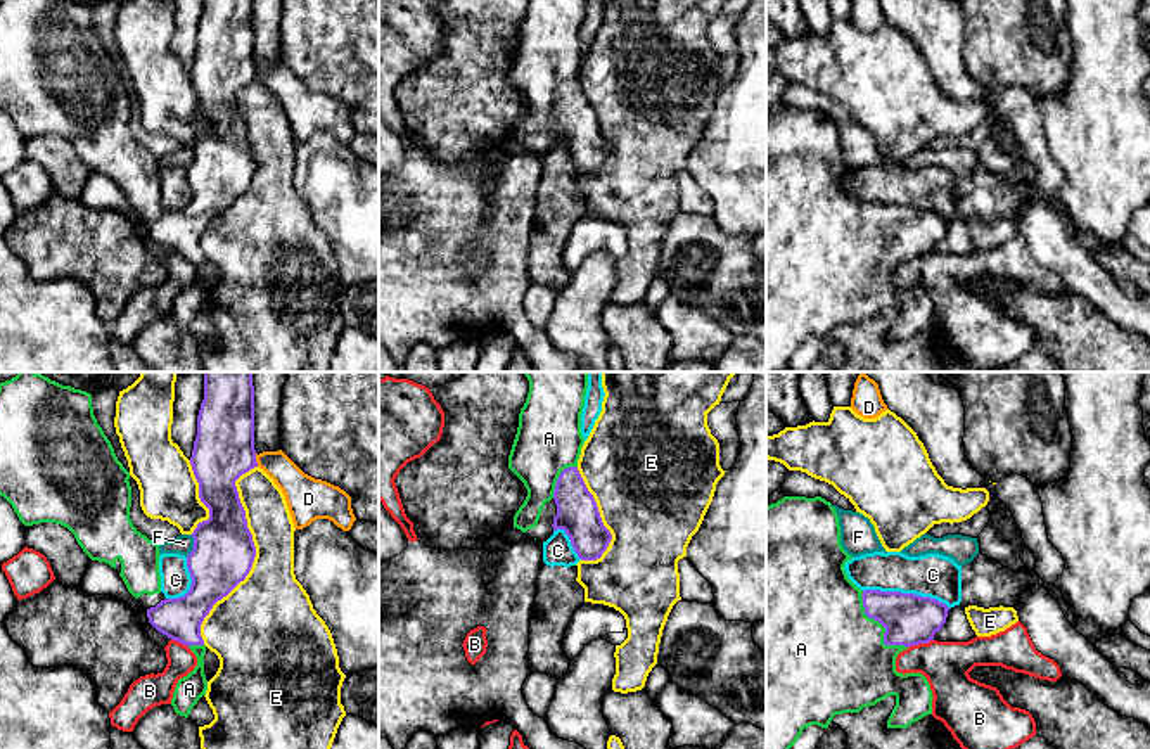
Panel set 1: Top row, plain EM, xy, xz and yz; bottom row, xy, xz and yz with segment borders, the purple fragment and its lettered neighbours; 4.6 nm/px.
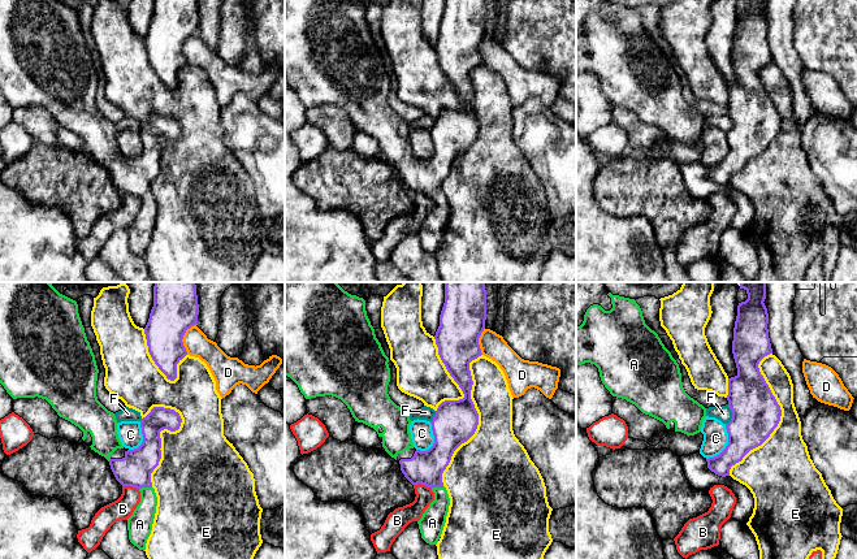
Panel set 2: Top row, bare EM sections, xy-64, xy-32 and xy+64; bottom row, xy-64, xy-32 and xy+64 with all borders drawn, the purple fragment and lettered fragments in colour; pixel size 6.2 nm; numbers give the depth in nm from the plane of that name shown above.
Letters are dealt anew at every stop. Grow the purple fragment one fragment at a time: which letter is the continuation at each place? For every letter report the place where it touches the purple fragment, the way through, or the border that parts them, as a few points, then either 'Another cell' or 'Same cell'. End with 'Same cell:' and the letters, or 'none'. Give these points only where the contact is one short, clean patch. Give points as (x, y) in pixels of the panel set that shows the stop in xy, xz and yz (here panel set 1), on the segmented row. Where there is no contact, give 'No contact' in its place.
A: Touches purple at yz (882, 625). Same cell
B: Touches purple at yz (920, 642). Boundary: yz (932, 639), (908, 647). Another cell
C: Touches purple at yz (907, 594). Another cell
D: Touches purple at xy (255, 460). Another cell
E: Touches purple at xy (255, 554). Another cell
F: Touches purple at xy (194, 545). Boundary: xy (192, 535), (192, 549), (185, 556). Another cell
Same cell: A

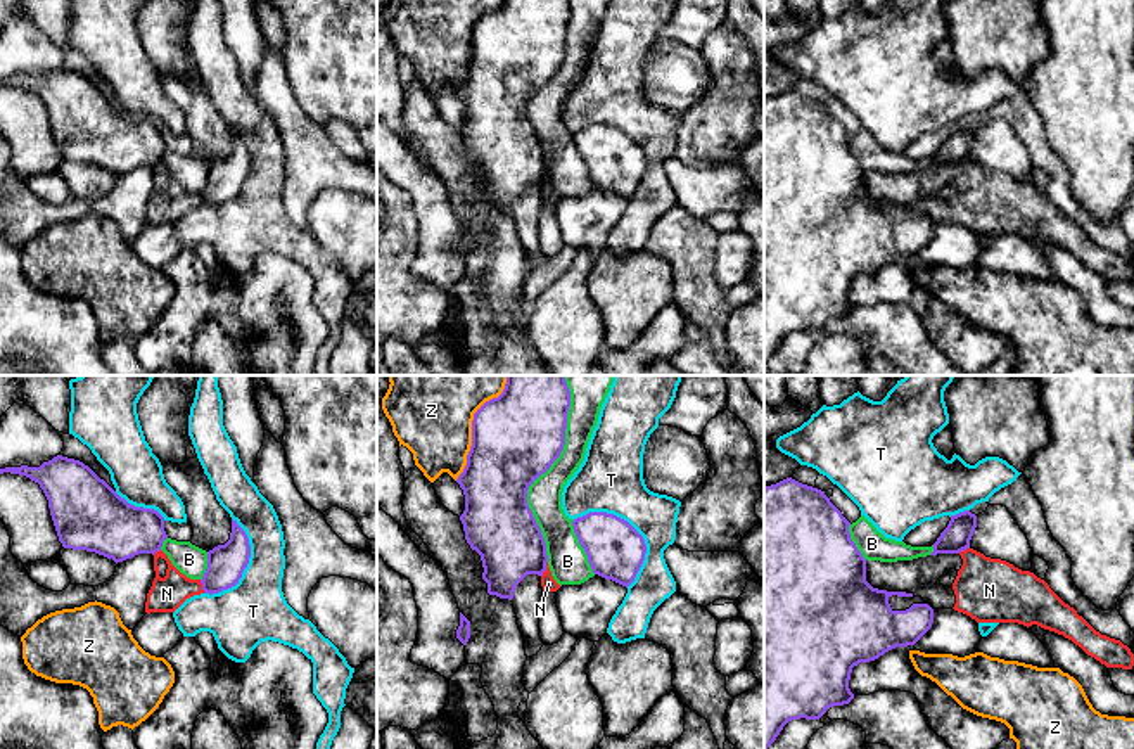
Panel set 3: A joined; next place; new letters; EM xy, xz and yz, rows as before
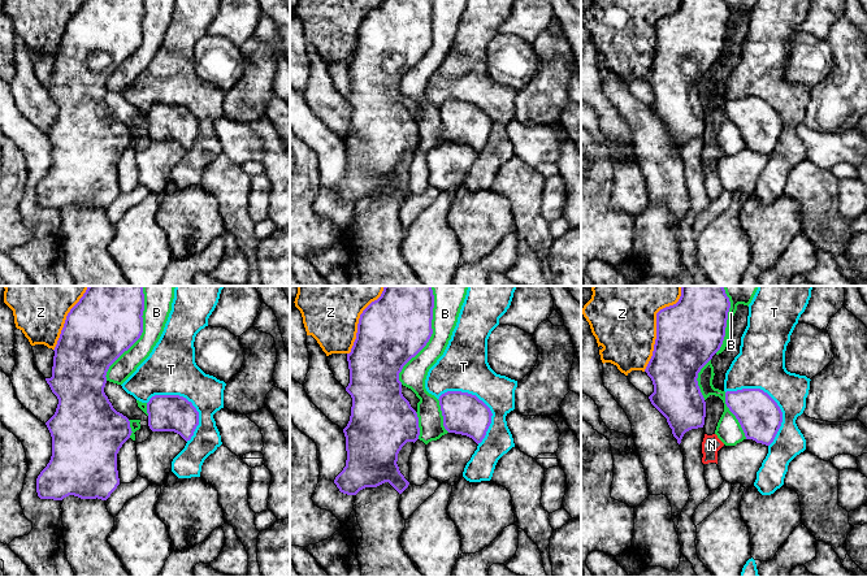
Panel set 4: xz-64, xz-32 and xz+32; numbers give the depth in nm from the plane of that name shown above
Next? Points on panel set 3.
B: Touches purple at xz (547, 469). Another cell
N: Touches purple at xz (545, 569). Boundary: xz (547, 561), (547, 569), (541, 576). Another cell
T: Touches purple at xz (633, 528). Another cell
Z: Touches purple at xz (472, 426). Another cell
Same cell: none

